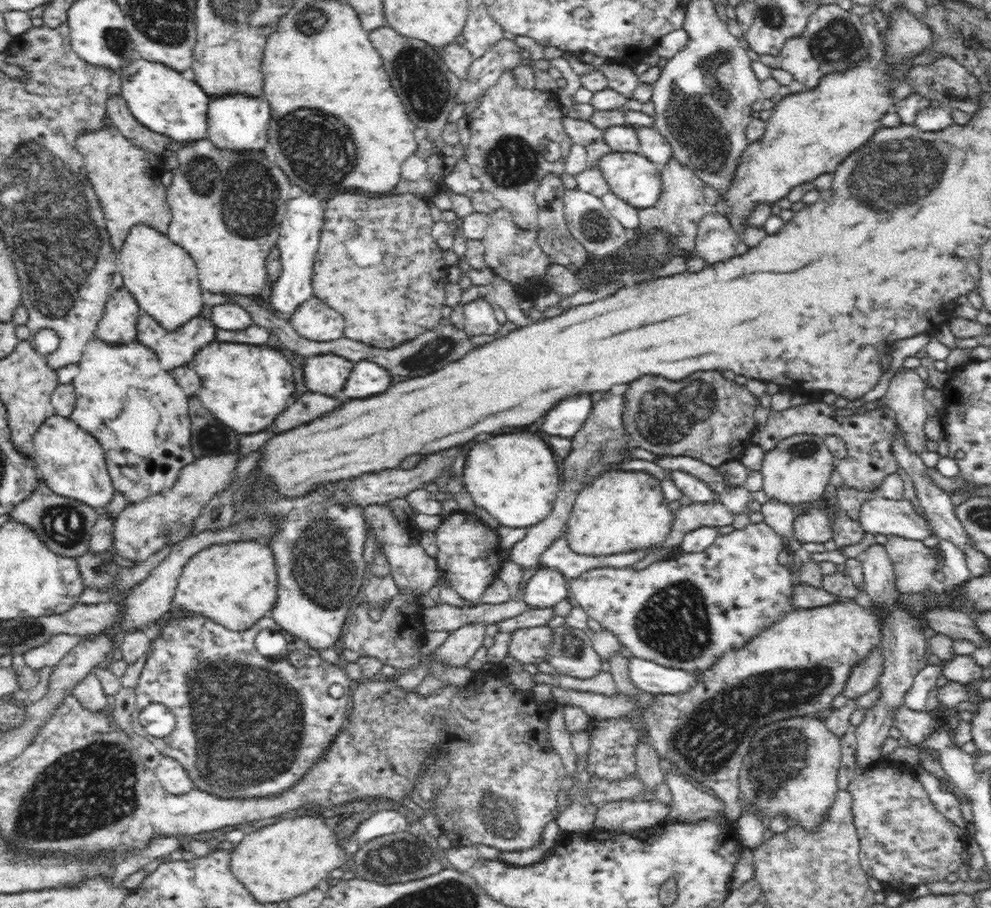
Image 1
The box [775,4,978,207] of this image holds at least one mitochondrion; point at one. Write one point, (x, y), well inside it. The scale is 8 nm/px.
(841, 41)

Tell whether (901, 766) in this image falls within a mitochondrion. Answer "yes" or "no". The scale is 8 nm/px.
no

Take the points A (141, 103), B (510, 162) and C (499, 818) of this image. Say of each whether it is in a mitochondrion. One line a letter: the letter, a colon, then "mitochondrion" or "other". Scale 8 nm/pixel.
A: other
B: mitochondrion
C: mitochondrion

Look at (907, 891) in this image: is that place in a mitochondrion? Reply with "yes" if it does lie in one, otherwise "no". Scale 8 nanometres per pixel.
no

